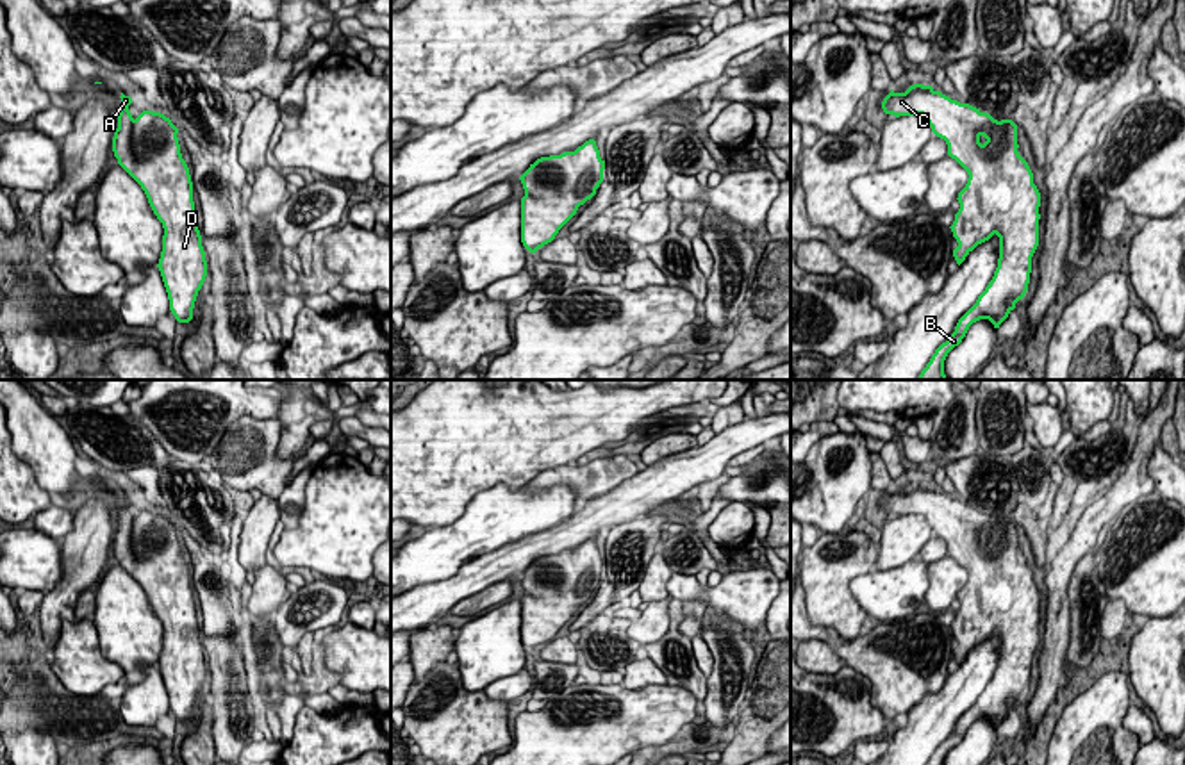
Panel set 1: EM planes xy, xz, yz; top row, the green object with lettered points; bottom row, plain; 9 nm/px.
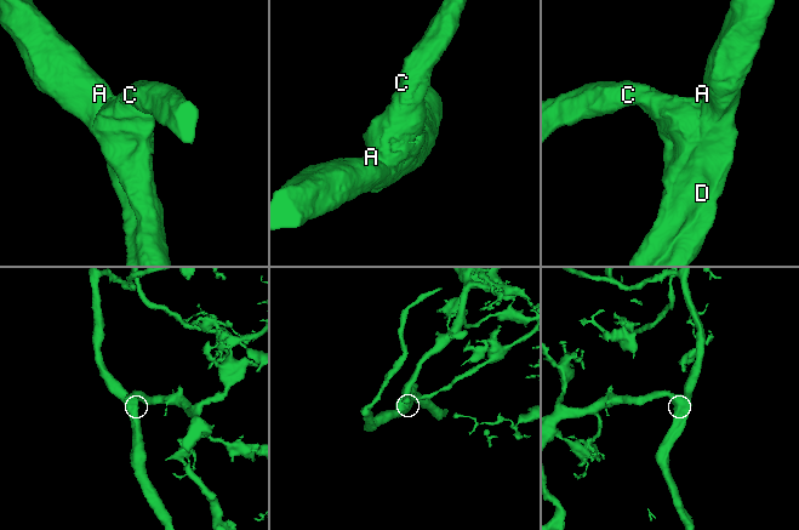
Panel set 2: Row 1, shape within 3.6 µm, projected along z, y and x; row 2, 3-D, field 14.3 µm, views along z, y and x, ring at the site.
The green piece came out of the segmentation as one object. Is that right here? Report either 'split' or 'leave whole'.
leave whole

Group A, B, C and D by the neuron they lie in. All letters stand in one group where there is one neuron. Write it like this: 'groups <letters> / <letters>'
groups A B C D

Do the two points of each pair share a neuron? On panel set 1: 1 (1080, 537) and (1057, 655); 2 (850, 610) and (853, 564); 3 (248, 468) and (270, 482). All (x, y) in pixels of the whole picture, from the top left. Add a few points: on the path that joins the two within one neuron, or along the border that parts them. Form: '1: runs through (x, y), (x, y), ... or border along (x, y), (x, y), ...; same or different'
1: runs through (1062, 566), (1057, 580), (1057, 626); same
2: runs through (843, 600), (843, 575); same
3: runs through (254, 468), (265, 477); same

